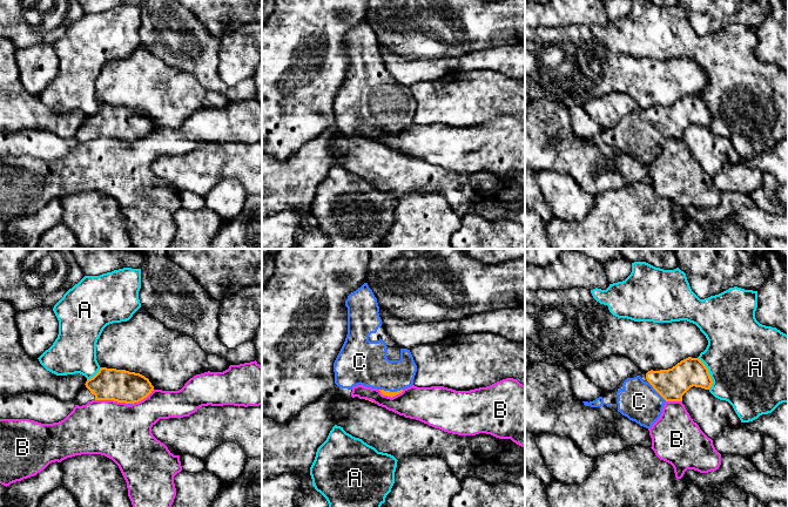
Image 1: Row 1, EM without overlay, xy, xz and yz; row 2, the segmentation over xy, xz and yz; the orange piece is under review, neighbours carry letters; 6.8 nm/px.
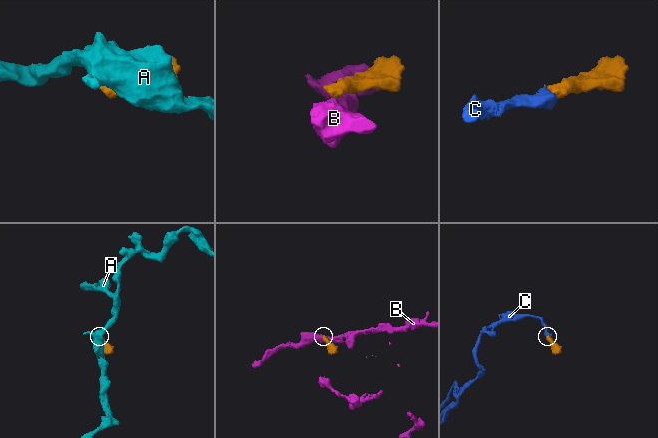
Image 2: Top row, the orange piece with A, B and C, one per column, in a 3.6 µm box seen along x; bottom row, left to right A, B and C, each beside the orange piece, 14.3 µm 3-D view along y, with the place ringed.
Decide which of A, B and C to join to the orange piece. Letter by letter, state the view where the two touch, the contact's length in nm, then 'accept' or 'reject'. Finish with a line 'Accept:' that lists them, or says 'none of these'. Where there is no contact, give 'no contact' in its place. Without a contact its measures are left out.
A: yz | 240 nm | reject
B: xy | 220 nm | reject
C: xz | 160 nm | accept
Accept: C

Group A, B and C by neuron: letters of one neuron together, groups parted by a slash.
A / B / C

